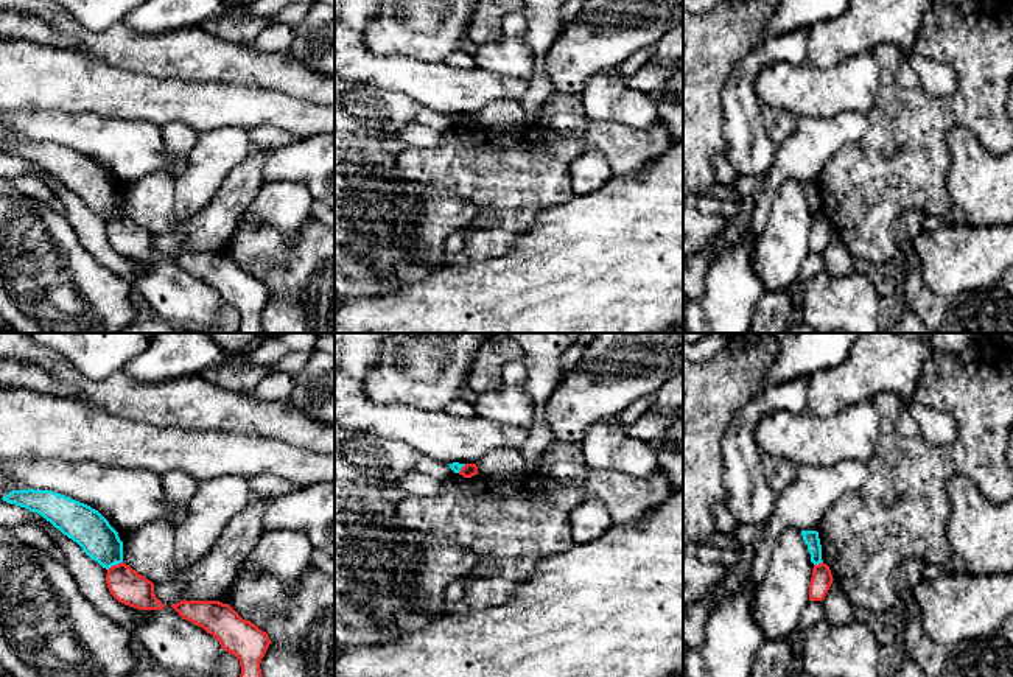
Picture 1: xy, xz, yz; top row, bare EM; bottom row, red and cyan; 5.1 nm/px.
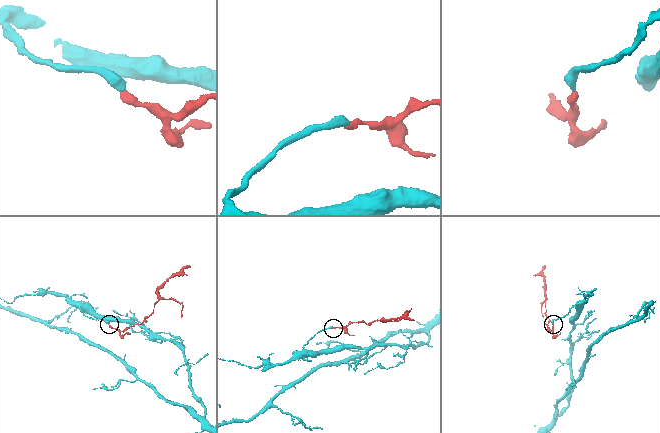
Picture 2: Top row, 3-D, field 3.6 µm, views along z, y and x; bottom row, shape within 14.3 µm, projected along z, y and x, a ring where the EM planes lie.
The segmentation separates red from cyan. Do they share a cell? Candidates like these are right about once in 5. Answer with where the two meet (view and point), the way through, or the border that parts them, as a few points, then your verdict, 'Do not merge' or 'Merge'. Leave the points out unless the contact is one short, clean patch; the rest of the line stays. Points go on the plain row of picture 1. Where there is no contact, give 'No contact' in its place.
Touches red at xy (114, 217). Boundary: xy (122, 212), (108, 221). Do not merge

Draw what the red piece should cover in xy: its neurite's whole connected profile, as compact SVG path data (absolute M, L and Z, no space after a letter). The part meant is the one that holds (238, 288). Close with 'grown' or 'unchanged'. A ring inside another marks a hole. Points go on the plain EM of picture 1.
M181 252L171 258L184 271L213 286L221 299L240 311L238 333L263 333L260 314L271 291L254 274L243 271L229 255L219 252Z | unchanged

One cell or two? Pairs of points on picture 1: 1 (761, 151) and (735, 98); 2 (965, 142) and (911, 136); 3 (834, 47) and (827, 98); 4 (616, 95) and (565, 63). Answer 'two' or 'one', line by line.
1: one
2: two
3: two
4: two

